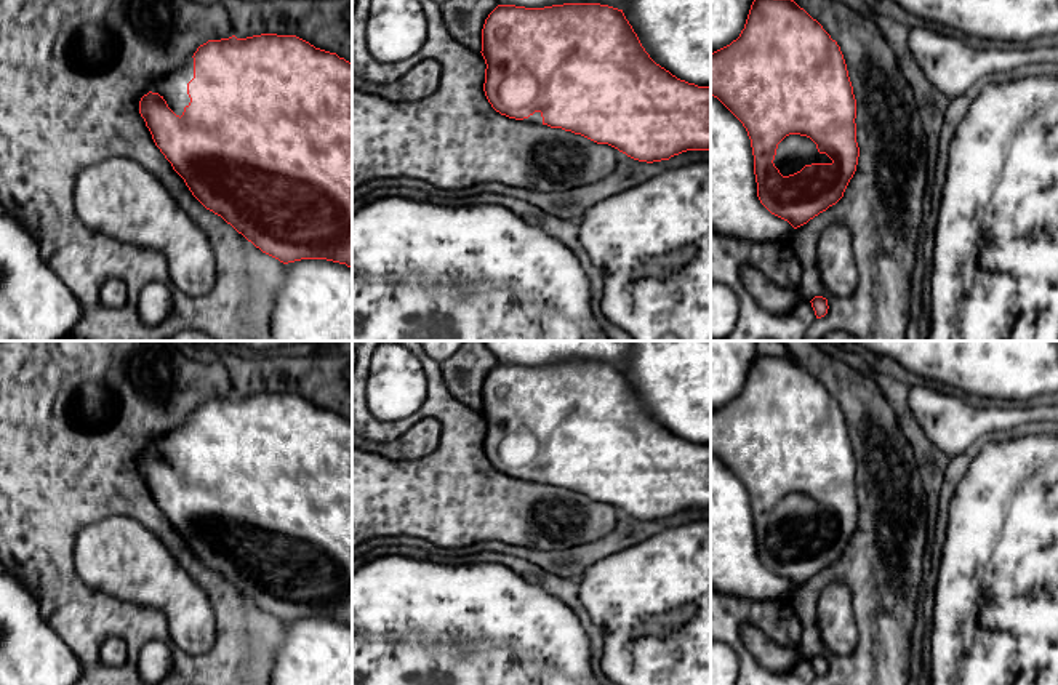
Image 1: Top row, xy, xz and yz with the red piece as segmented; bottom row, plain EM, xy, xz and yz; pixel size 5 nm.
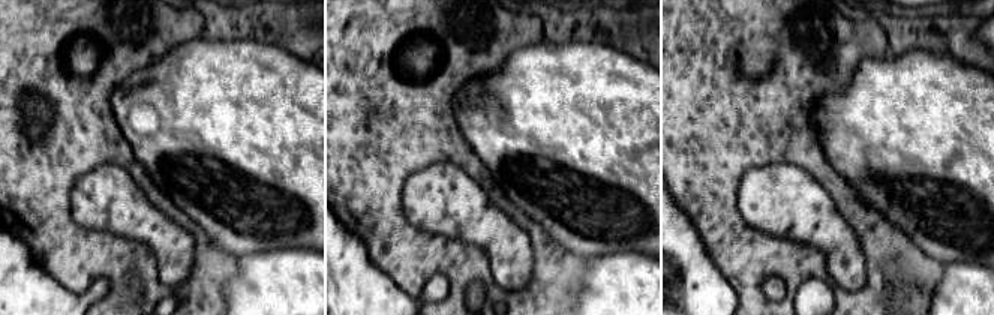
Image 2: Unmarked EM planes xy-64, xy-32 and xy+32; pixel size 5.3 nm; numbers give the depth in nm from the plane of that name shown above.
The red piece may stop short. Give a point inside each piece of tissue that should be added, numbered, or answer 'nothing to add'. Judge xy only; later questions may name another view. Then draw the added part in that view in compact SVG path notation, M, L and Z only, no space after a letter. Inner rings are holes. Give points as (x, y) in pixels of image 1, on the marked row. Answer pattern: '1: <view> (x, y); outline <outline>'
1: xy (173, 88); outline M194 58L181 70L168 75L162 85L154 85L152 93L158 93L176 114L182 115L184 107L189 106L187 83L194 78Z

